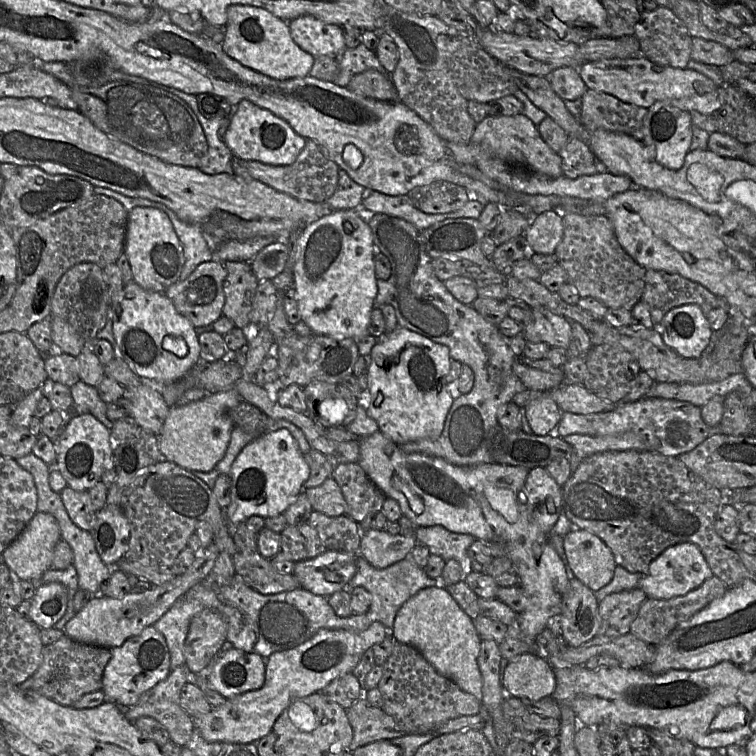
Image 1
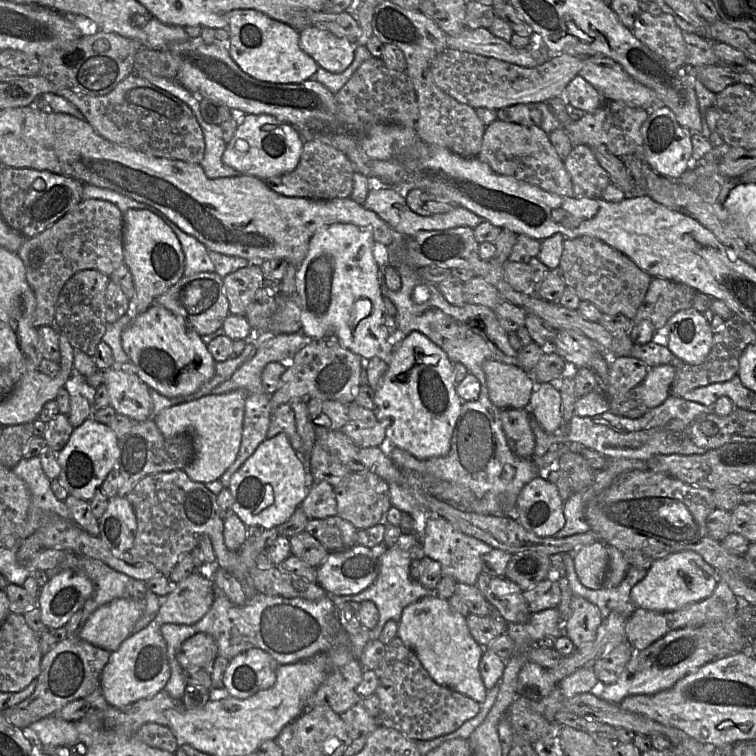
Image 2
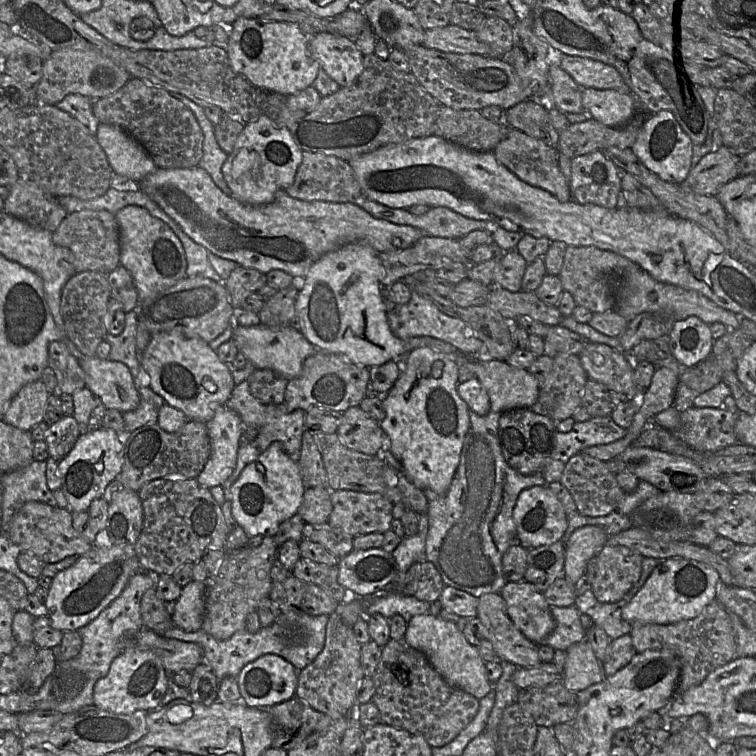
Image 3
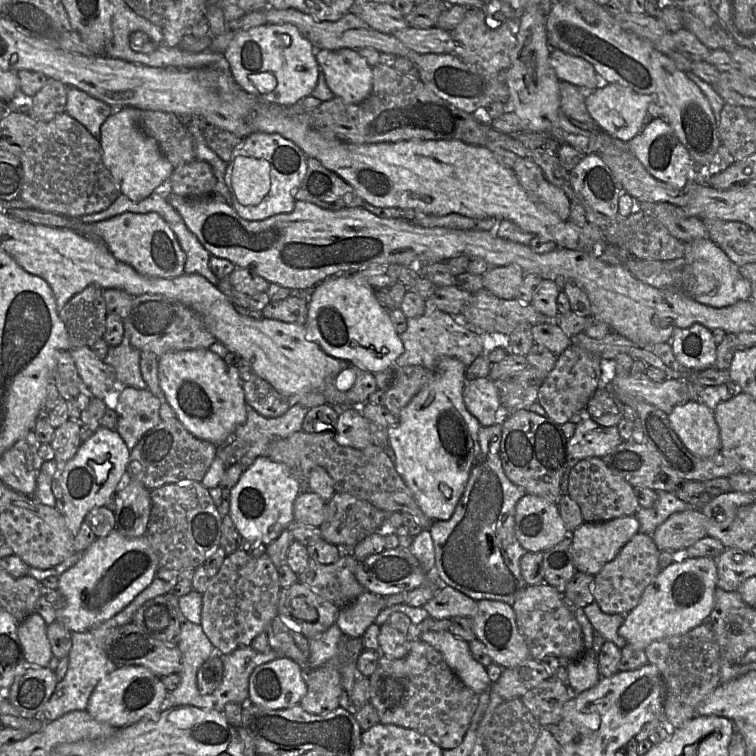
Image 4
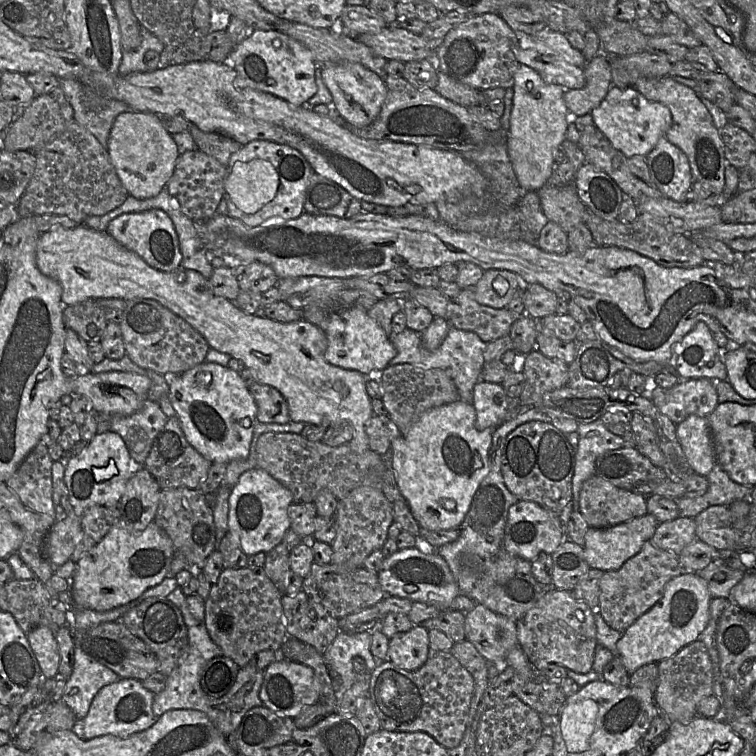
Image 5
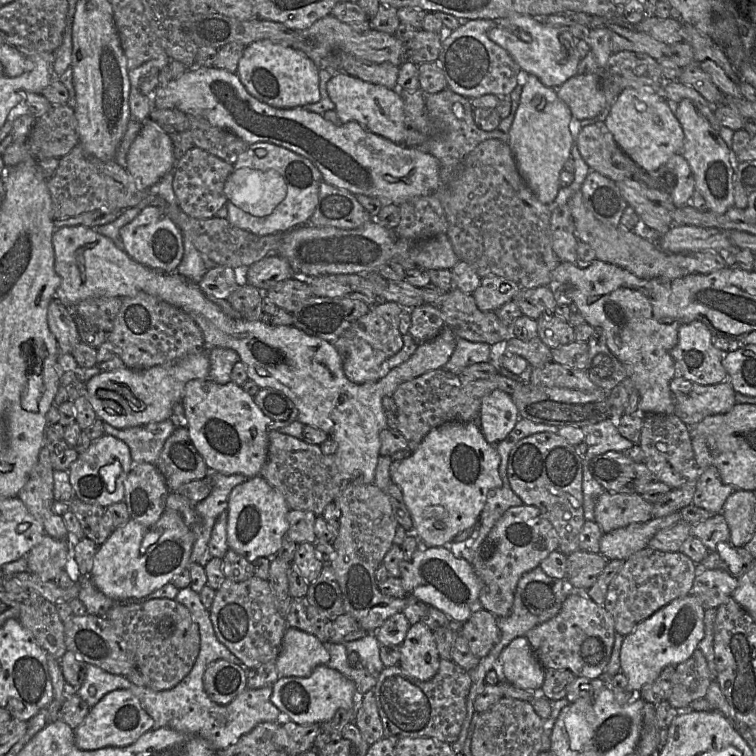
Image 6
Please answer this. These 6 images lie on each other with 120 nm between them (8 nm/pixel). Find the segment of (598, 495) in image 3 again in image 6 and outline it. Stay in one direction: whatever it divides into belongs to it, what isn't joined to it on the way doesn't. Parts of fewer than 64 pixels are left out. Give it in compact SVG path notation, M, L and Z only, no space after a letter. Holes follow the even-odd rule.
M605 491L598 498L594 521L603 533L643 523L653 518L652 504L639 494L619 494Z

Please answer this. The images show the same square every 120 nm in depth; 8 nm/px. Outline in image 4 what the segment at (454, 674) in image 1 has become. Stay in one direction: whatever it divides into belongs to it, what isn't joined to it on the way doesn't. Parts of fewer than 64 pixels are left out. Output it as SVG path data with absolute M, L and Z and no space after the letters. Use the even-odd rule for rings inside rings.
M426 631L420 640L440 652L453 673L473 692L481 694L490 690L492 681L486 667L473 658L466 641L449 631Z

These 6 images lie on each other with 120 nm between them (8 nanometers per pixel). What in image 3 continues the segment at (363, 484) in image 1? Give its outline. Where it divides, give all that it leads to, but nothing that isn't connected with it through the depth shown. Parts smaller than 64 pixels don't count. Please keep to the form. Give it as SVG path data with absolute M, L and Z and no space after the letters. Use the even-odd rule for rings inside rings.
M331 490L332 512L328 523L352 538L369 533L382 533L391 529L393 504L378 493L352 490Z

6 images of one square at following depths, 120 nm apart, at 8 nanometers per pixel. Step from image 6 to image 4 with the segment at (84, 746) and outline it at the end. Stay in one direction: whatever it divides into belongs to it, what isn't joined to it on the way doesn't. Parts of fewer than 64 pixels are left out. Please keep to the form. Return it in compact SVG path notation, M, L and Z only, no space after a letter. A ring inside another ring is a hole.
M139 665L119 666L97 683L86 710L95 720L120 729L142 719L156 720L167 694L160 677L148 668Z

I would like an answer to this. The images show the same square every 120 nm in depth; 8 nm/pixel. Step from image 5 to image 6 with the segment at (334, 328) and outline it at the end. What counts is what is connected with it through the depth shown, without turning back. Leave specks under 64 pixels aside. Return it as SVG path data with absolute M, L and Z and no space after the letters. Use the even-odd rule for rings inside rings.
M364 340L354 341L352 349L343 358L343 371L356 384L379 380L379 370L388 358Z

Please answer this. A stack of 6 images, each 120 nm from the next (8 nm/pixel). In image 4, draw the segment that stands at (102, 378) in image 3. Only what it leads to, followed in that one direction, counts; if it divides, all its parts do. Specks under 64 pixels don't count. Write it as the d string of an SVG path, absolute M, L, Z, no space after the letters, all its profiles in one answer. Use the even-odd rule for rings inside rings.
M82 346L72 348L69 352L72 355L74 364L84 385L95 398L103 400L109 408L115 410L118 396L123 390L121 389L121 386L117 384L115 369L111 365L105 364L100 360L91 347Z

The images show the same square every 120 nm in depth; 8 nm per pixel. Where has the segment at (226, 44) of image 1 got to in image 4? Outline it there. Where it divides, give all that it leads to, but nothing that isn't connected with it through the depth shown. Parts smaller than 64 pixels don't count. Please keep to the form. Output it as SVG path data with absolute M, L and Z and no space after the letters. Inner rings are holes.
M267 23L237 33L224 52L224 57L229 62L232 77L248 94L266 103L290 107L309 96L317 84L320 66L315 59L315 50L296 26Z

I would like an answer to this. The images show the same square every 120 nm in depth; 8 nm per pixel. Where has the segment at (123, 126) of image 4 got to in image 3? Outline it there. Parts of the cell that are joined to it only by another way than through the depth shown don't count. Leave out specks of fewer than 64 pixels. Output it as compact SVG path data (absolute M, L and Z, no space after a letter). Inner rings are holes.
M100 123L95 136L117 178L138 183L157 168L145 149L119 127Z

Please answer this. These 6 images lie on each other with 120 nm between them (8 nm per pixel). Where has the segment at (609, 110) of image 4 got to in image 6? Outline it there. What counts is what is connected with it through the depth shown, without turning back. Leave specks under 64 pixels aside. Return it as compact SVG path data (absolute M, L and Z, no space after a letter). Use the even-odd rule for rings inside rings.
M624 89L611 107L604 123L619 147L648 173L656 171L683 148L683 128L668 100L657 92Z

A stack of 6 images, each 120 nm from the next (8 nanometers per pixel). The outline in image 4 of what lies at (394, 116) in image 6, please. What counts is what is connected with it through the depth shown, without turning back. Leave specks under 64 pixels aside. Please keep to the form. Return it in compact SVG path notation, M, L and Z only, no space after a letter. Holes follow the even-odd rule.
M316 49L315 59L334 96L345 103L356 104L370 95L373 85L372 67L358 50Z

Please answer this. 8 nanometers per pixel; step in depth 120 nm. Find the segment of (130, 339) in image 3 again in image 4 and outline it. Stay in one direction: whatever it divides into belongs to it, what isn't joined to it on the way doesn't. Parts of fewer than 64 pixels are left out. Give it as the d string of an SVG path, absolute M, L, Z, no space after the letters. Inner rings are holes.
M126 330L119 345L109 346L108 353L102 361L115 369L117 384L121 389L125 387L147 389L140 370L140 352L131 345Z

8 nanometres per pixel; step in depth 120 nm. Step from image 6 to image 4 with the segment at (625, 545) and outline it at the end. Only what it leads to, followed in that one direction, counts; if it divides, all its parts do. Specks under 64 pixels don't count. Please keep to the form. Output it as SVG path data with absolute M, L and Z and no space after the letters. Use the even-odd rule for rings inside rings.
M635 515L605 522L584 522L571 533L571 553L577 571L596 575L639 532Z

